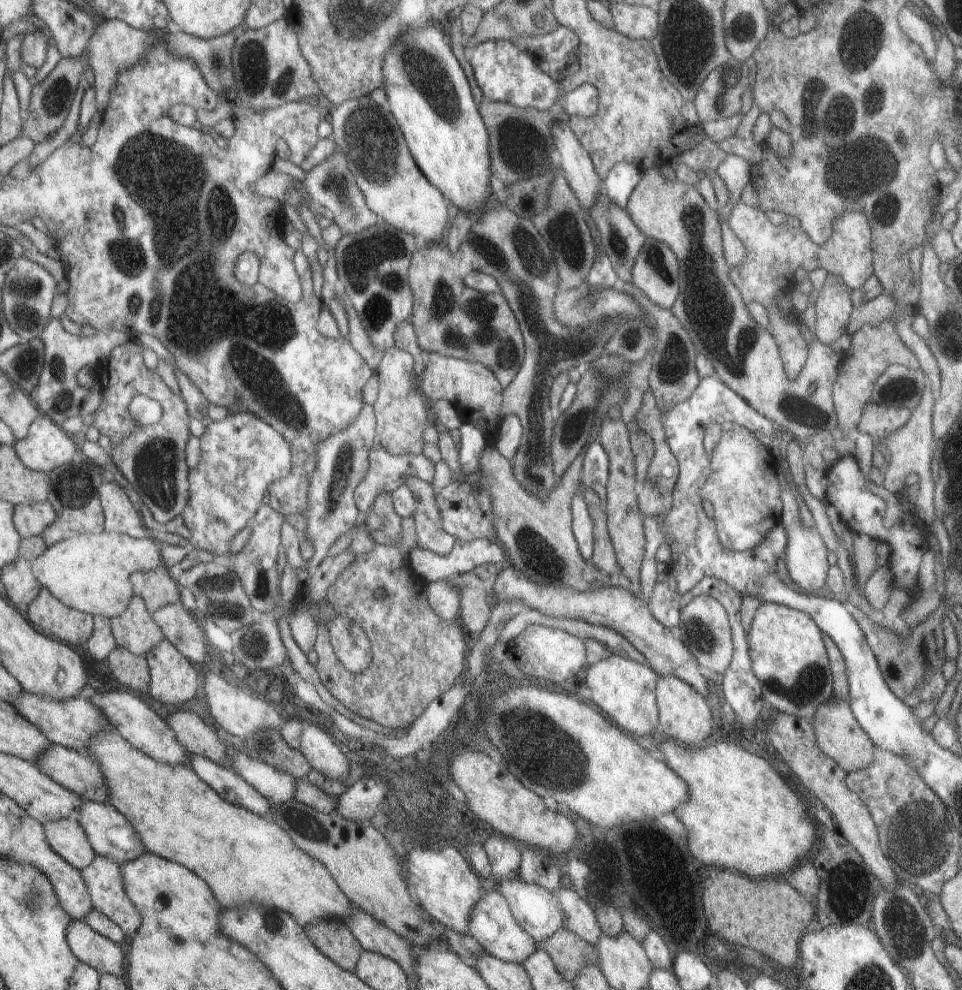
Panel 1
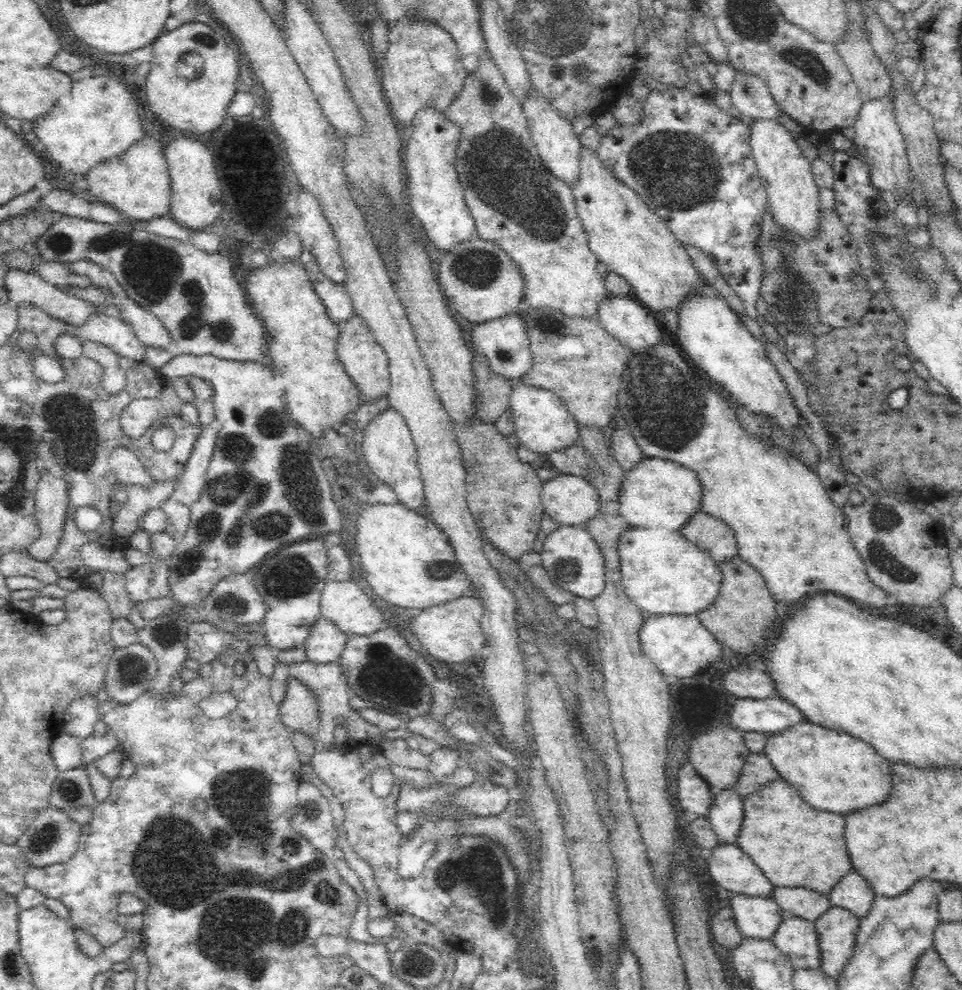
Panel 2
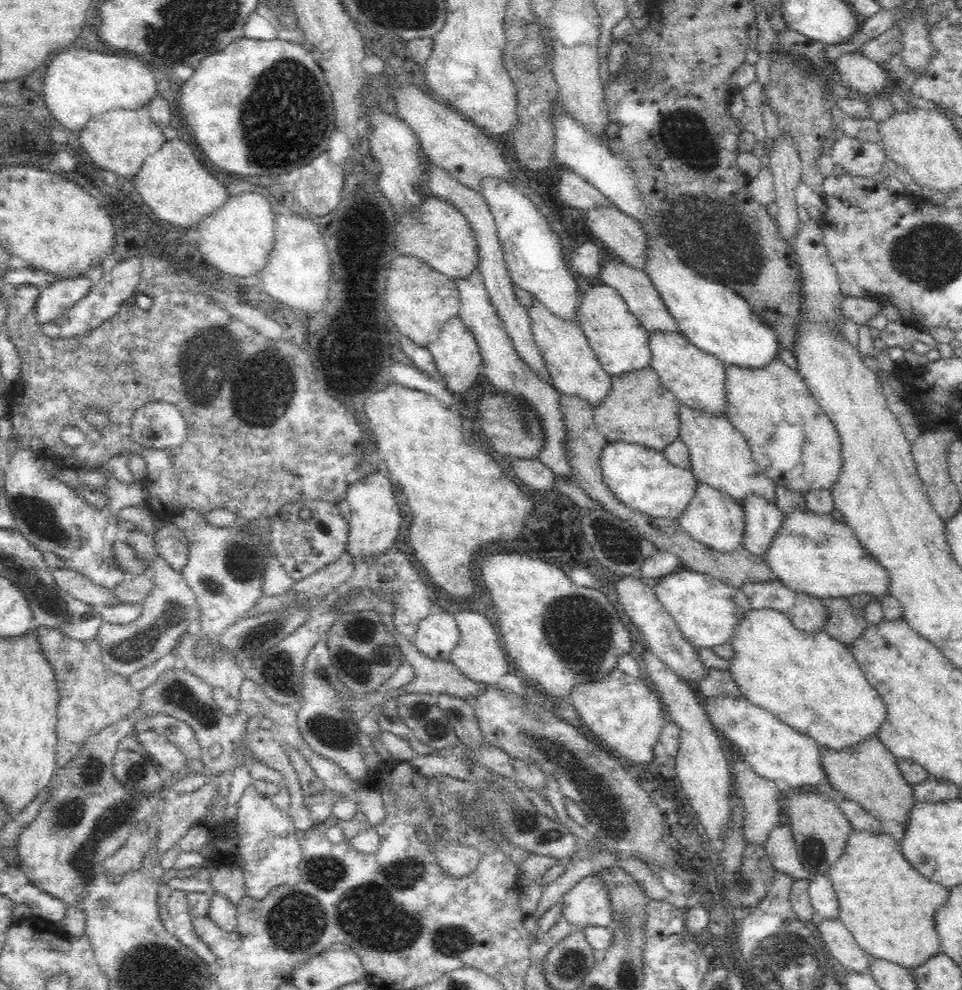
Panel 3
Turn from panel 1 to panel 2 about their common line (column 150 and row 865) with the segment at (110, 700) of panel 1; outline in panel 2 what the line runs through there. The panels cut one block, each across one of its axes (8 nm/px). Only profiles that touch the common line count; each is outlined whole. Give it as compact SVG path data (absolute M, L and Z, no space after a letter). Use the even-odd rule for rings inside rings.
M716 842L706 858L708 876L726 890L770 896L772 882L766 880L756 864L742 852L736 842Z

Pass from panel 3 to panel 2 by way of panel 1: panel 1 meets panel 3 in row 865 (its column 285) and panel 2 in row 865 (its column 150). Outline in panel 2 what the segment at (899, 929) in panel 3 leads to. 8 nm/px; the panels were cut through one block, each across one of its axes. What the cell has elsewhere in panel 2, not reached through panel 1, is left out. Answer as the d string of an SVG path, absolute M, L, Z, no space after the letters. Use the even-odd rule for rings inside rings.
M764 780L752 792L742 794L742 820L734 840L756 864L760 874L774 886L804 886L826 894L828 888L832 888L832 884L836 884L836 880L852 866L848 850L844 846L842 826L844 820L840 812L814 808L786 780Z

